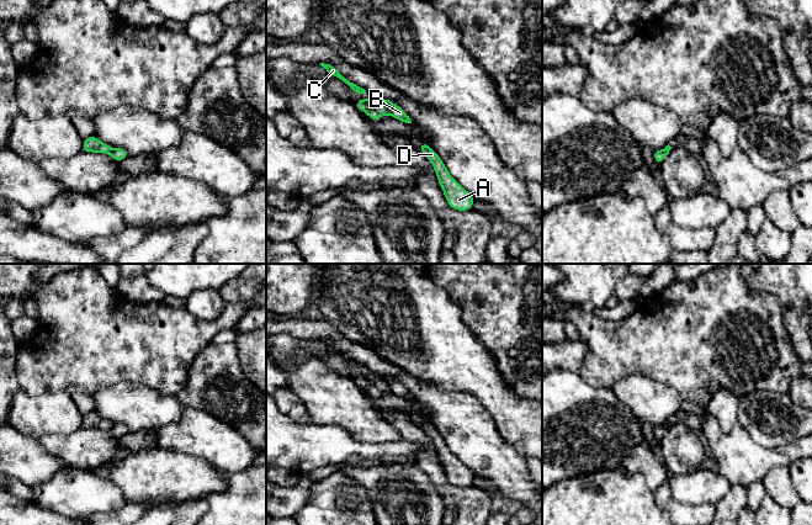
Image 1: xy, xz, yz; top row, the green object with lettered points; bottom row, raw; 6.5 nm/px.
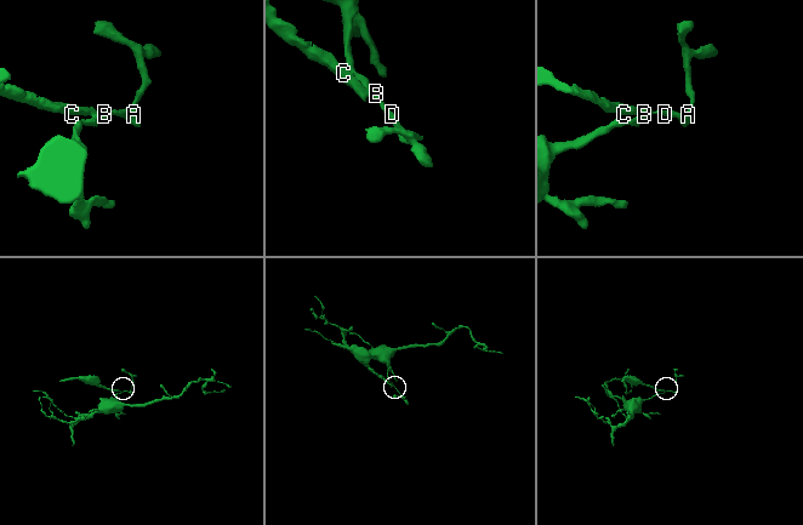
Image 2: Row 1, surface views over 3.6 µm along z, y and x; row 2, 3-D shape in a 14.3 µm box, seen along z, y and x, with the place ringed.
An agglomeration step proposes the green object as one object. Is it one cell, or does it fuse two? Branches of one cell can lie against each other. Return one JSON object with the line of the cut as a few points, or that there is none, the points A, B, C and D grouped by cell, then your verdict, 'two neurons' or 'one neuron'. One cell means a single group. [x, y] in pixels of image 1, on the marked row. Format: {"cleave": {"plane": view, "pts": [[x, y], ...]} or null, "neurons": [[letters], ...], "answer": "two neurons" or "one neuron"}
{"cleave": {"plane": "xz", "pts": [[378, 100], [387, 109], [388, 113]]}, "neurons": [["A", "B", "D"], ["C"]], "answer": "two neurons"}

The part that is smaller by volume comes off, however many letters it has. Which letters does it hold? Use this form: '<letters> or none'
C

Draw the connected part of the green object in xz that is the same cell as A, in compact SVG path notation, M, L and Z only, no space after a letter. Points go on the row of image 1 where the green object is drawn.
M425 142L418 148L432 164L439 185L444 191L447 205L456 211L469 211L473 207L474 196L462 187L449 173L445 163L437 153Z

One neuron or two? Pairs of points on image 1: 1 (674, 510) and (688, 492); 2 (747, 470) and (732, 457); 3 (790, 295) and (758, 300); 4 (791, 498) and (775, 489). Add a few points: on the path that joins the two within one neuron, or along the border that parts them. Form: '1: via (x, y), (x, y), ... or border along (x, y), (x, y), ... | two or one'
1: border along (668, 482), (672, 496), (679, 502), (710, 503) | two
2: via (743, 466), (736, 459) | one
3: border along (749, 286), (768, 291), (775, 297), (784, 325) | two
4: via (787, 497), (779, 489) | one

